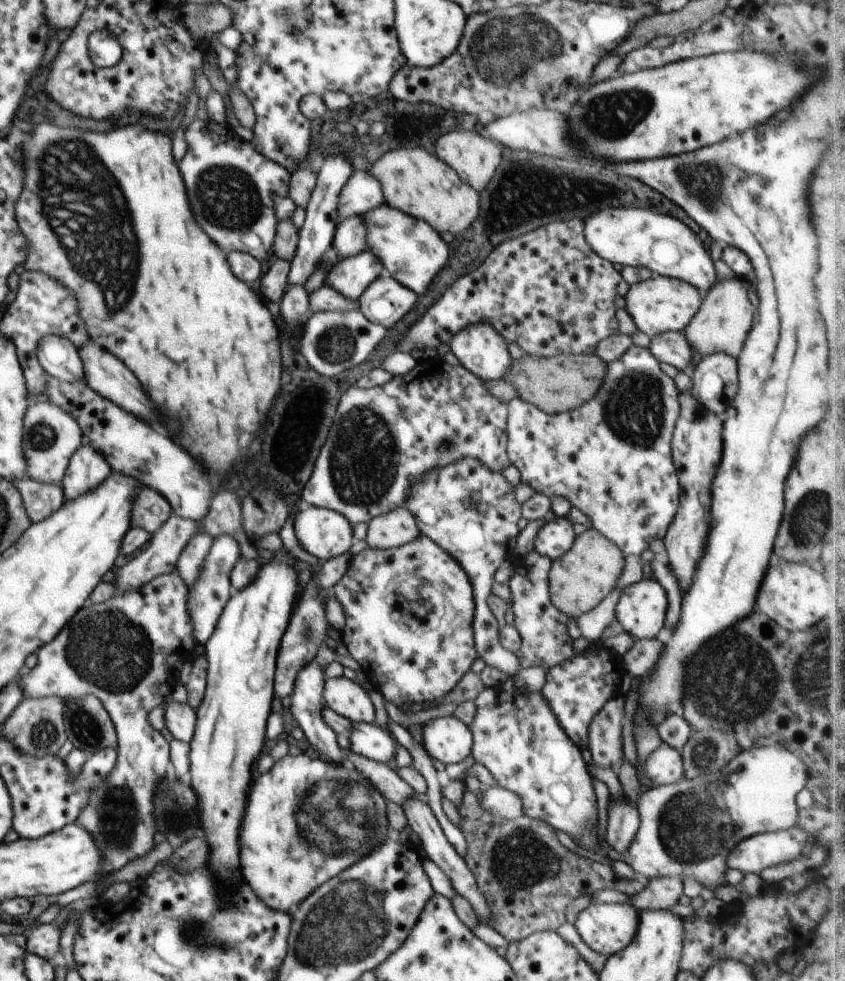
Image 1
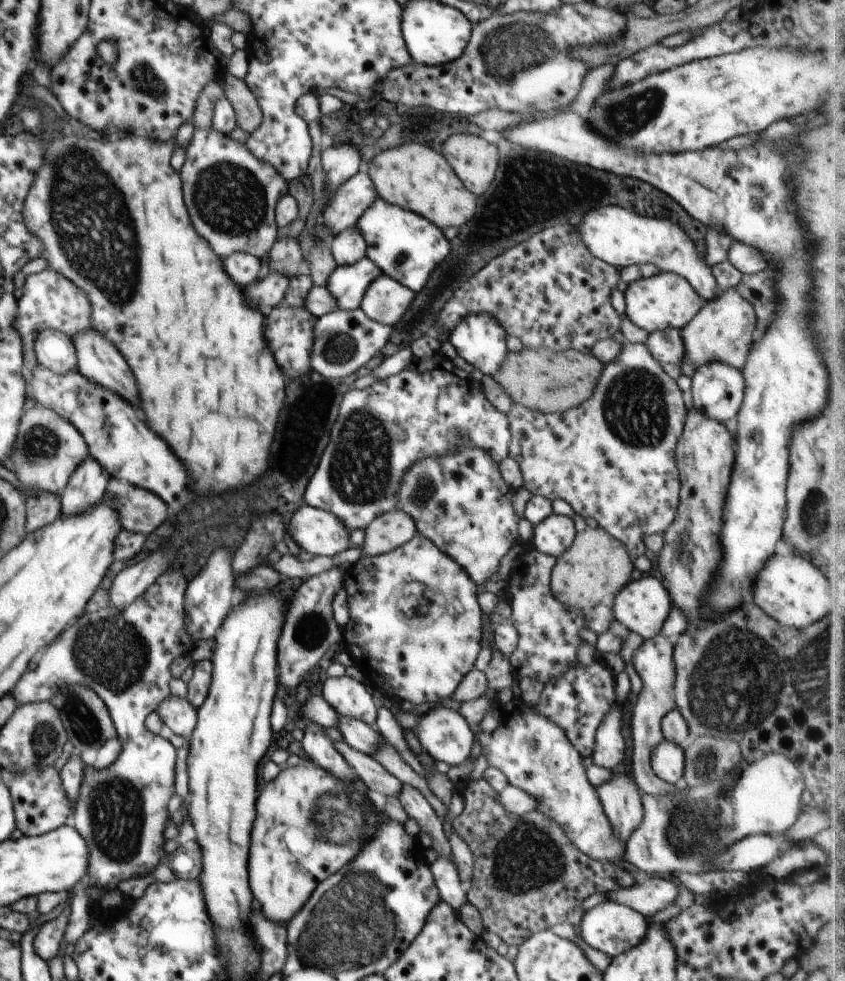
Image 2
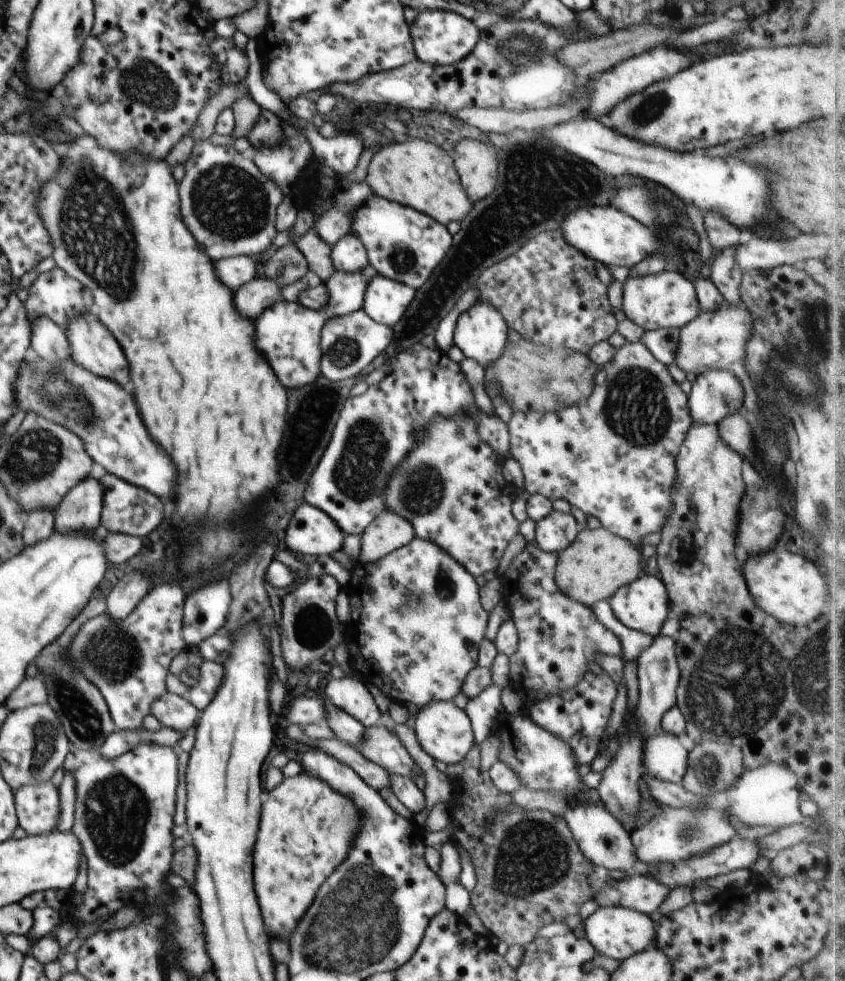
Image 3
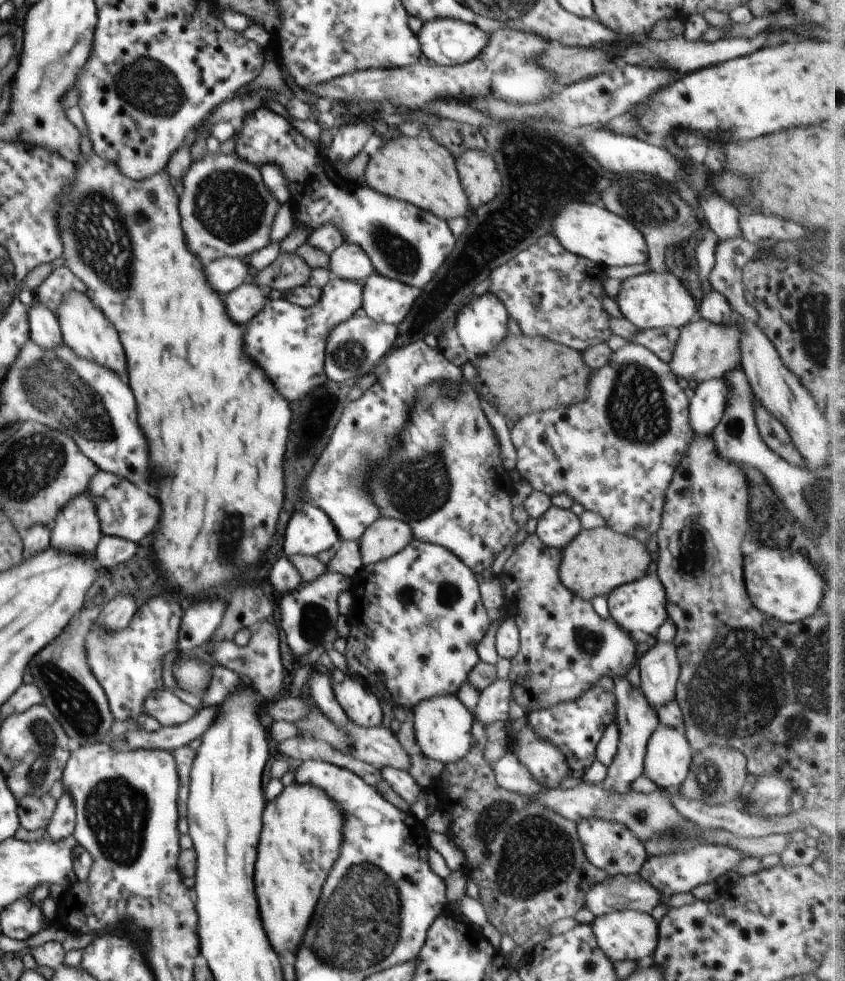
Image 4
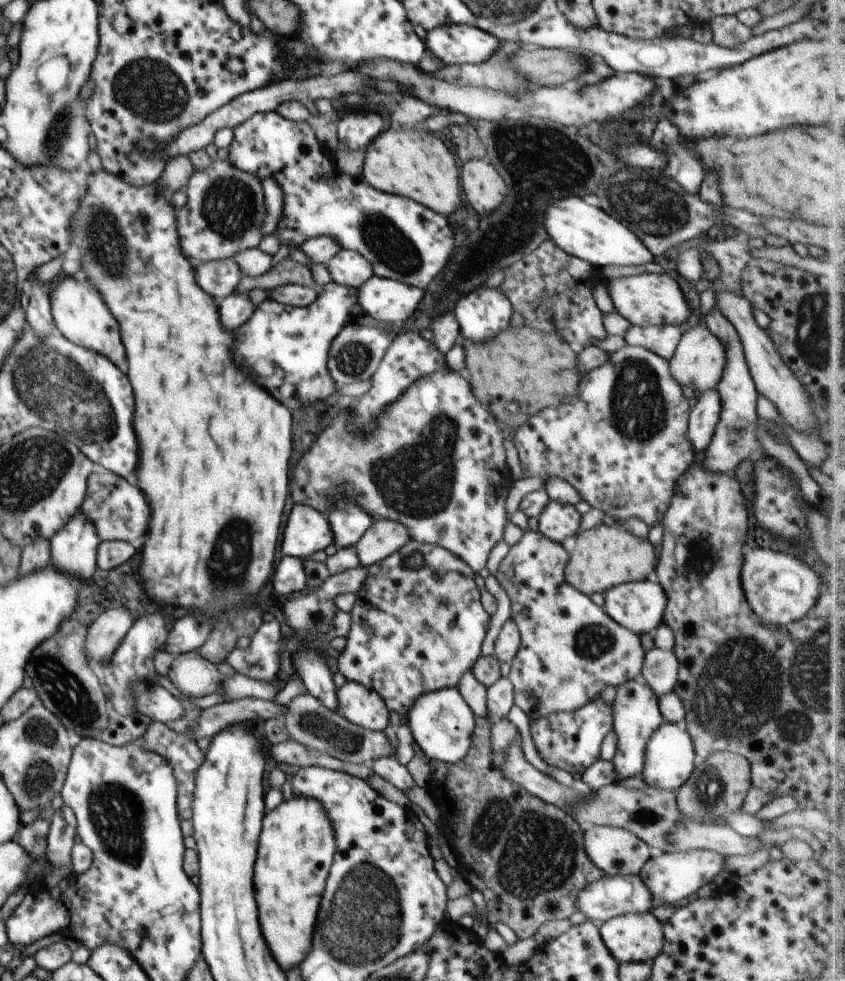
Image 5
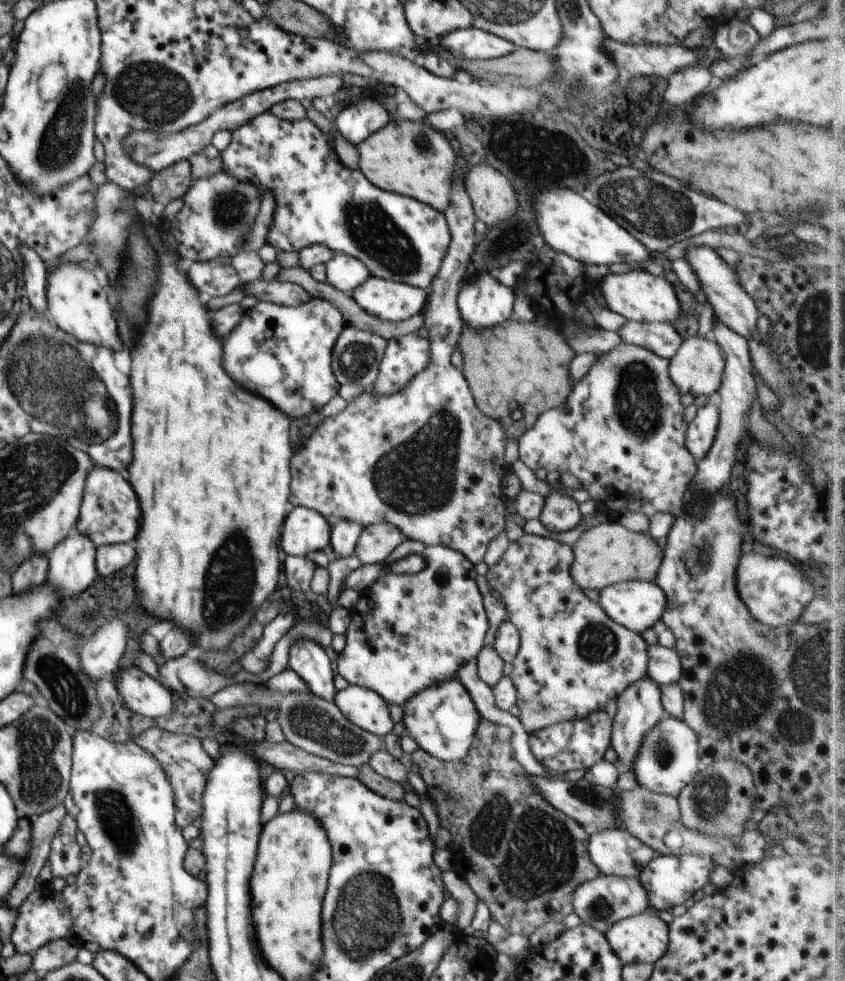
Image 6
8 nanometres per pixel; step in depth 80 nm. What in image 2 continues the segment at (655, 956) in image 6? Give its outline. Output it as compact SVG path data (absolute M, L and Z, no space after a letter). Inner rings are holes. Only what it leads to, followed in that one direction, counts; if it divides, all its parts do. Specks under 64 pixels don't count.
M607 900L584 913L580 923L580 936L588 946L614 958L638 946L646 936L648 927L649 918L640 914L640 912Z

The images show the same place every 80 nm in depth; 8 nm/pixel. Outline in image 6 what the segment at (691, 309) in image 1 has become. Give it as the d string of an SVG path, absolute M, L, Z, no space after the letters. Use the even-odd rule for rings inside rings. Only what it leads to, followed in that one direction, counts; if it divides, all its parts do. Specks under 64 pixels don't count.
M633 269L622 274L608 273L600 280L599 290L606 307L627 321L670 322L681 313L674 287L664 276L654 276L644 269Z

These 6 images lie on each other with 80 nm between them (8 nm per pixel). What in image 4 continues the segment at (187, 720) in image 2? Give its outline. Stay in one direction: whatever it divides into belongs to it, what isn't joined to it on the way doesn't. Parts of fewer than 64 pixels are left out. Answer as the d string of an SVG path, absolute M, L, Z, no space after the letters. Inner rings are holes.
M158 689L148 695L145 700L144 716L153 716L162 727L181 725L196 713L197 709L188 706L170 689Z

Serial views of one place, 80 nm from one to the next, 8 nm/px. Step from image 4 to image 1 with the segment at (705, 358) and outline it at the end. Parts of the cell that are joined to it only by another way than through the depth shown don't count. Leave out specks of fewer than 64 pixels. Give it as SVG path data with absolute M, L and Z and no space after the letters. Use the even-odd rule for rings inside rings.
M742 278L730 279L716 284L703 296L701 307L694 318L683 330L688 344L702 356L714 353L724 353L738 358L742 352L744 340L752 328L756 308L750 304L748 292L742 284Z

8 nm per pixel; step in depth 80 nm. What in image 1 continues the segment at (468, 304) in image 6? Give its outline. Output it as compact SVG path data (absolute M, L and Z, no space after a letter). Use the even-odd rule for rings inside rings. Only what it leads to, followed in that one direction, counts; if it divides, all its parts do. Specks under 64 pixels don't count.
M488 323L471 324L449 342L451 351L473 375L485 380L500 380L511 363L505 338Z

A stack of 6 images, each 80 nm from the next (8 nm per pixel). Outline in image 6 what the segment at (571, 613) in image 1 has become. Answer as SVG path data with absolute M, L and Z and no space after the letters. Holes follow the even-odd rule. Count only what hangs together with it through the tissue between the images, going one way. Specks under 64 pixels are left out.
M615 519L586 529L572 548L575 557L570 572L582 590L600 591L622 581L654 583L663 559L662 548L649 532L632 531Z

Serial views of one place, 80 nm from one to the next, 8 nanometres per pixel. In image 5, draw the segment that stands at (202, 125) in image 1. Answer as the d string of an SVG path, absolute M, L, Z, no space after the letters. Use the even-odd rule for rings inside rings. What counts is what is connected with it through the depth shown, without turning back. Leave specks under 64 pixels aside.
M218 158L216 161L213 160L213 164L206 170L195 170L184 191L187 203L176 210L176 228L180 248L186 258L200 262L232 259L236 253L257 247L262 242L264 236L261 226L265 217L265 198L261 180L257 176L238 170L230 161Z

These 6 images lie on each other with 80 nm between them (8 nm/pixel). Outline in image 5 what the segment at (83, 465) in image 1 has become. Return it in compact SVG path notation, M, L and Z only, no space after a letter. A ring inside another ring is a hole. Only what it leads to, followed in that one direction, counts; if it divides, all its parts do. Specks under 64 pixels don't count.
M78 512L49 540L53 567L76 579L88 580L96 572L97 548L101 543L94 525Z

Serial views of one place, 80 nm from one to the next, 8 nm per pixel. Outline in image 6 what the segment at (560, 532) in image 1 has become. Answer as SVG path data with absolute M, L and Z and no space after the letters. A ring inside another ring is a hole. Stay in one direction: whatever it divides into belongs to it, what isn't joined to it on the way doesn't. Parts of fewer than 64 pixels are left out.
M552 491L545 496L540 522L552 532L568 532L583 520L579 504L564 493Z

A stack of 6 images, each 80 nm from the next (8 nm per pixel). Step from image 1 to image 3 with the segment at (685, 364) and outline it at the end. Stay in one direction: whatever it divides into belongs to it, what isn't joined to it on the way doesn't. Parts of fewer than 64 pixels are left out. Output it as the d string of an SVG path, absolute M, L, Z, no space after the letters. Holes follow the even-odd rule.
M661 328L645 331L640 342L650 349L650 352L665 365L672 364L679 343L679 328Z

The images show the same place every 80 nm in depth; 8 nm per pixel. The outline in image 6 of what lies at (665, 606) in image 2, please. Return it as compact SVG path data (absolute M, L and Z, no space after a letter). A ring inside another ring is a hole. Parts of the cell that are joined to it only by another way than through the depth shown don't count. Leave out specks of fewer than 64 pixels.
M622 581L608 585L600 590L597 603L614 622L637 633L653 628L661 620L667 605L664 591L655 582L644 581Z

